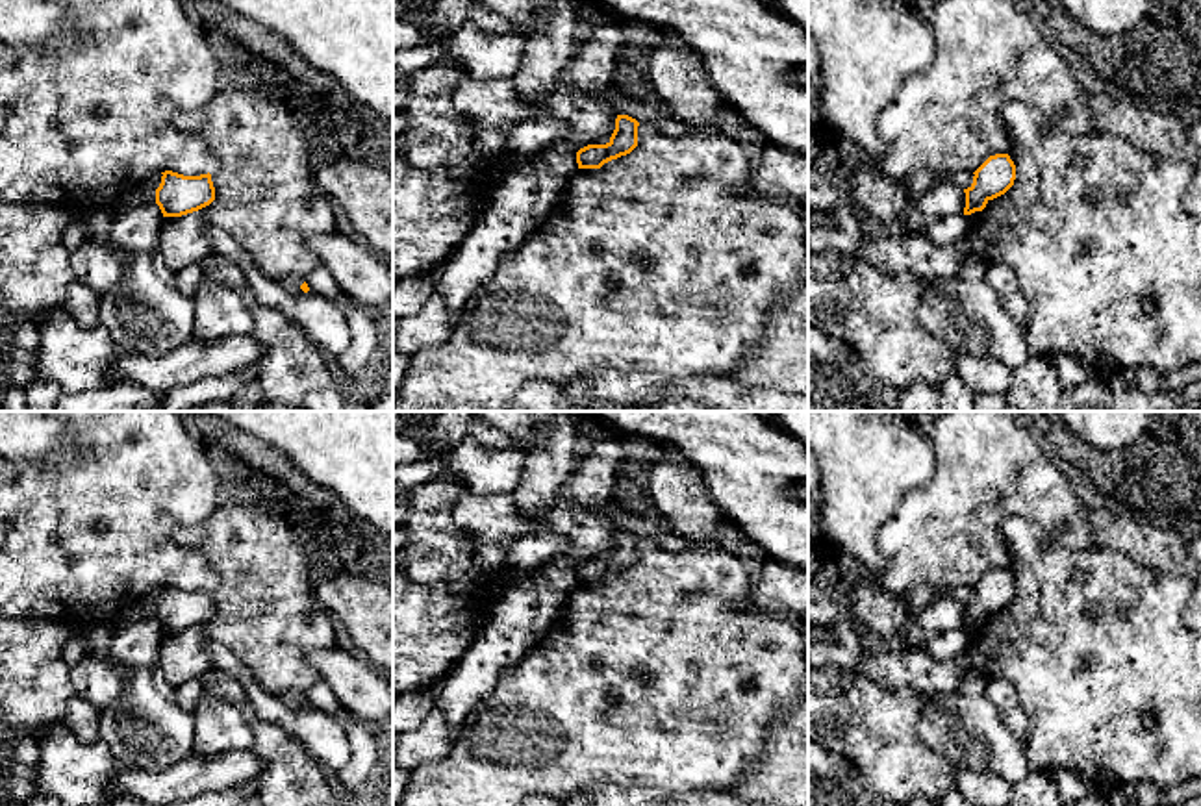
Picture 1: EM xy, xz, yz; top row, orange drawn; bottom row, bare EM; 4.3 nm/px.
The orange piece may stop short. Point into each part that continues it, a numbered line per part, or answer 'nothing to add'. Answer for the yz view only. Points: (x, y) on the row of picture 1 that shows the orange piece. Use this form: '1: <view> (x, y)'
nothing to add

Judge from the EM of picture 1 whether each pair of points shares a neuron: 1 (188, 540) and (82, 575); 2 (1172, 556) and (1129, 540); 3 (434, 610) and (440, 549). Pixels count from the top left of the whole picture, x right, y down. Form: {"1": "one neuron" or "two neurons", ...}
{"1": "two neurons", "2": "one neuron", "3": "two neurons"}

